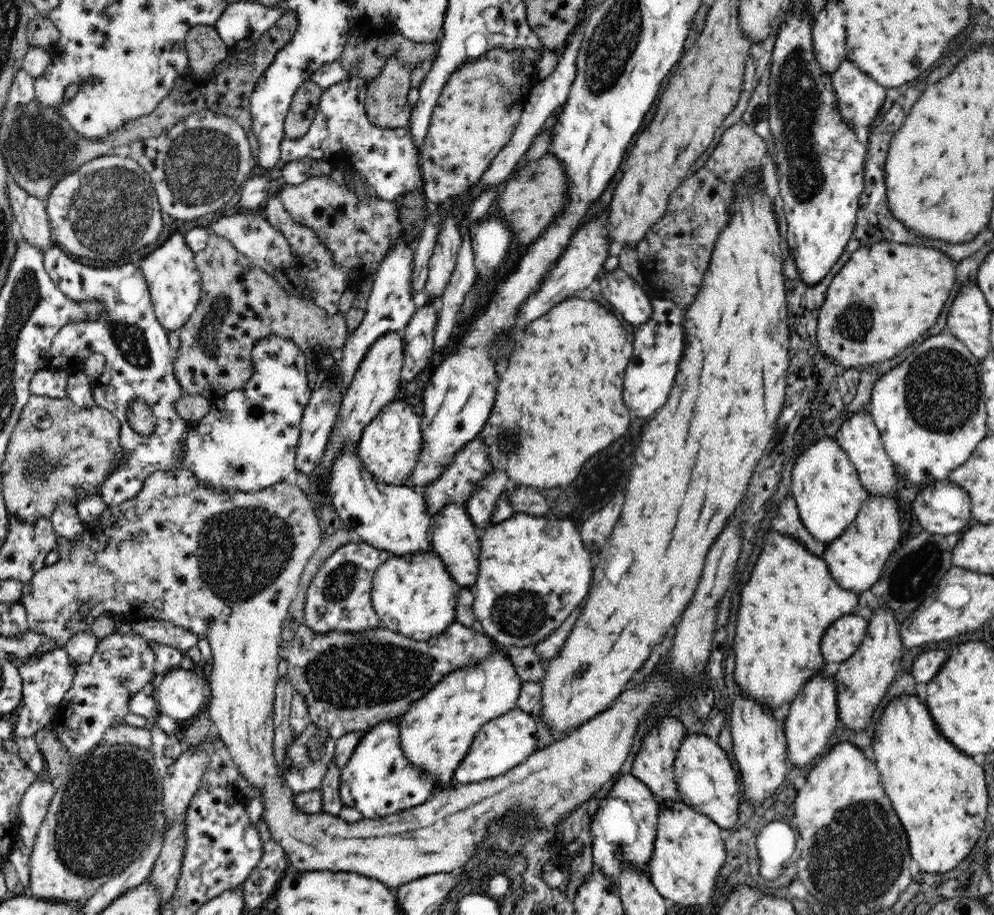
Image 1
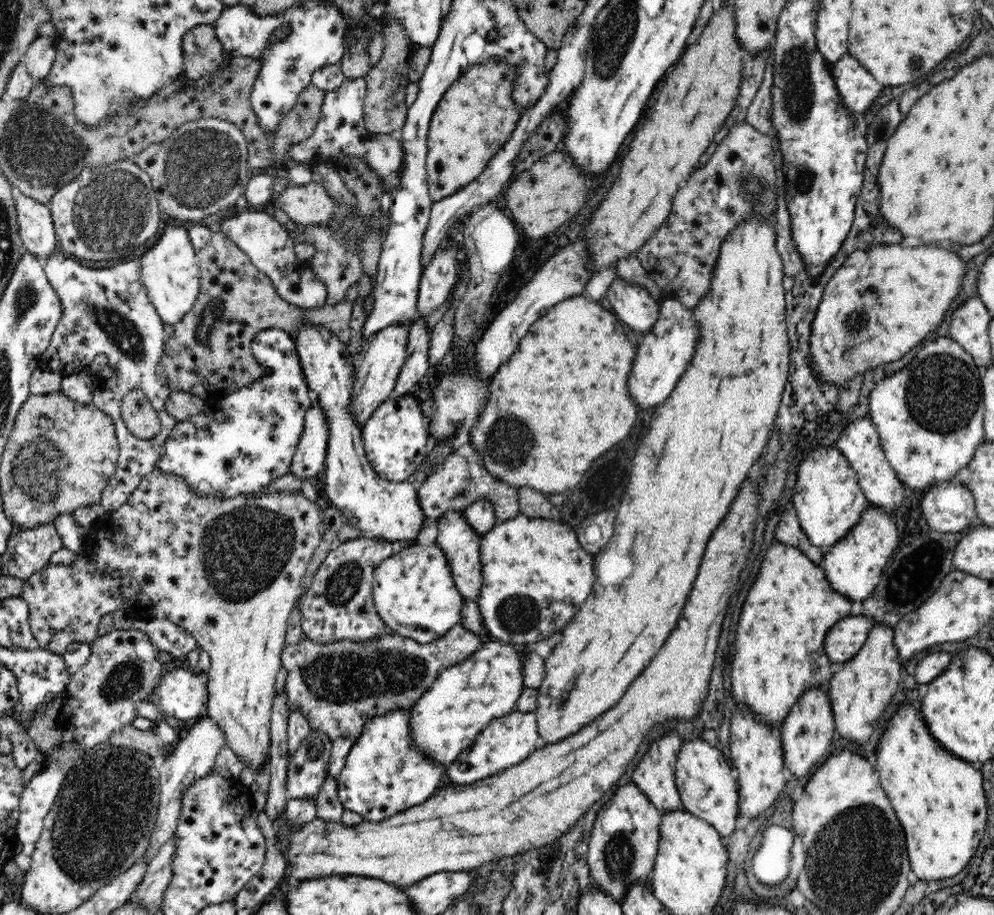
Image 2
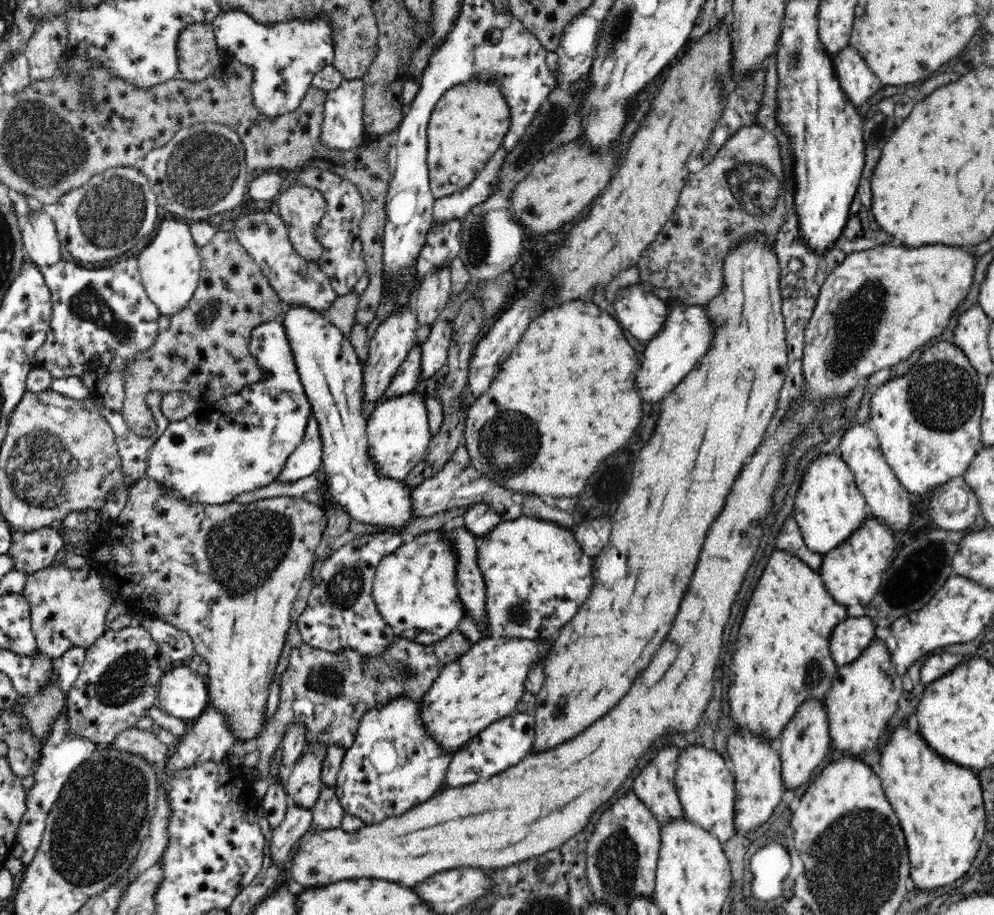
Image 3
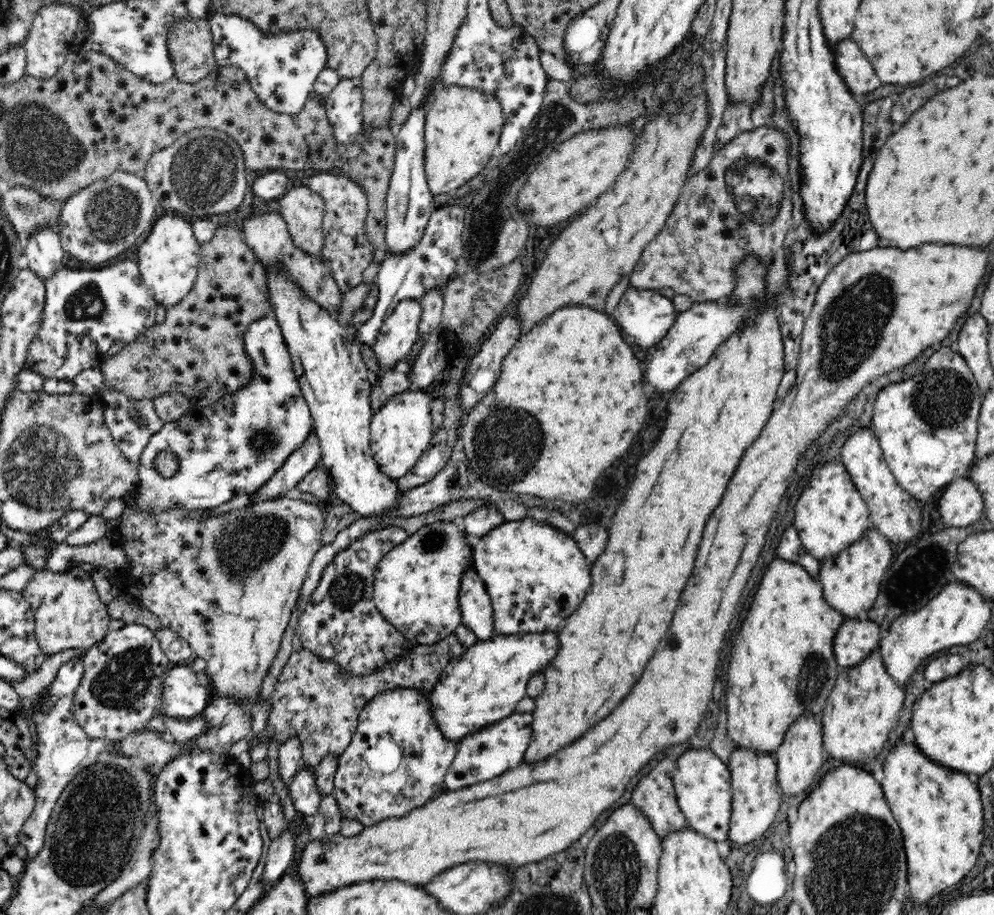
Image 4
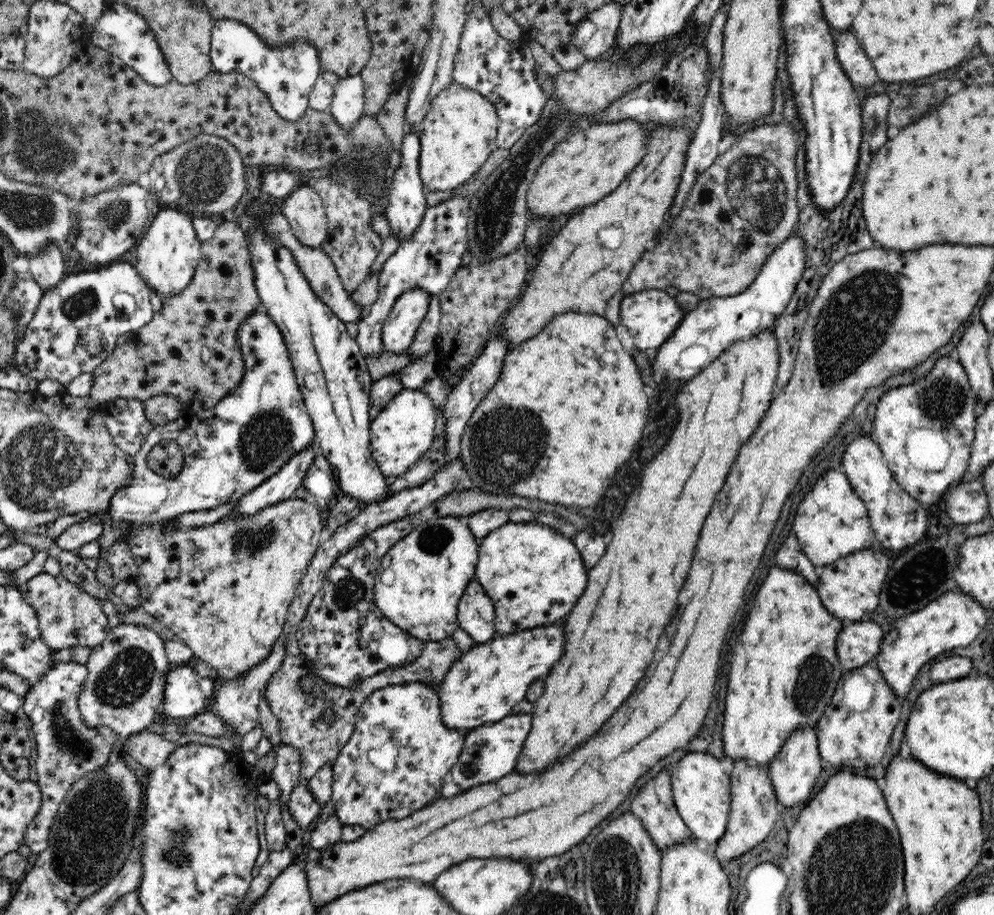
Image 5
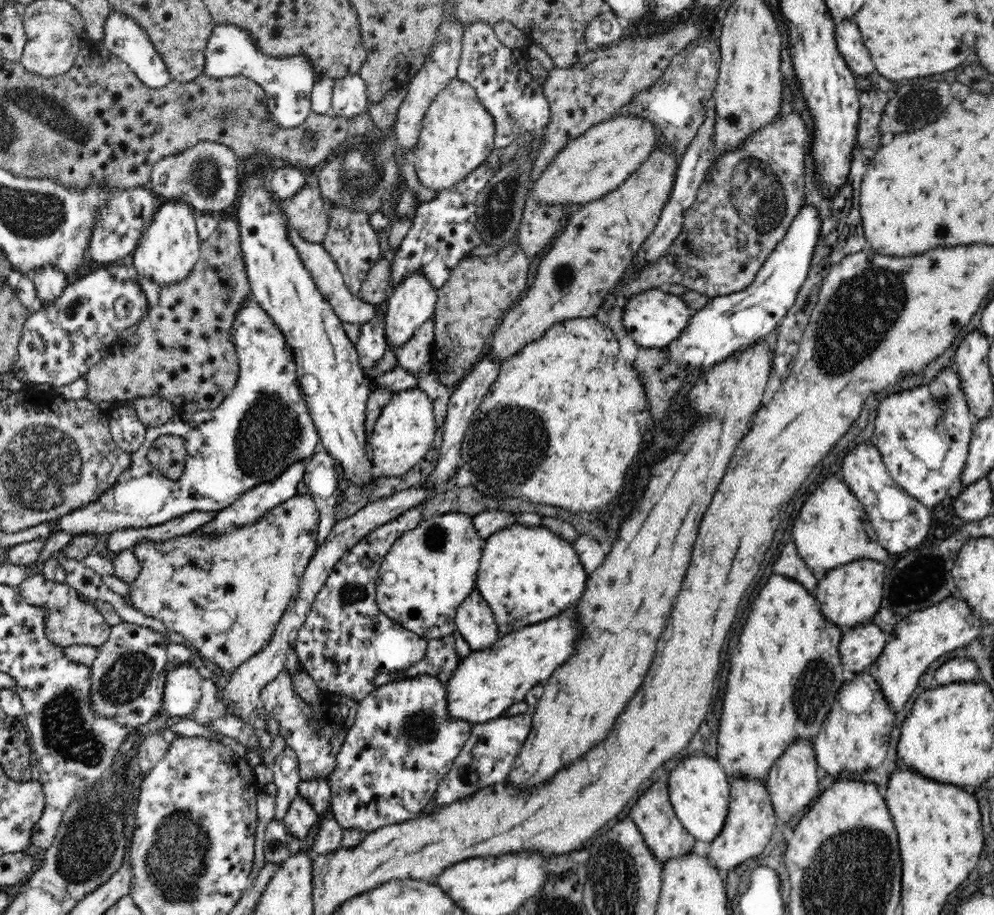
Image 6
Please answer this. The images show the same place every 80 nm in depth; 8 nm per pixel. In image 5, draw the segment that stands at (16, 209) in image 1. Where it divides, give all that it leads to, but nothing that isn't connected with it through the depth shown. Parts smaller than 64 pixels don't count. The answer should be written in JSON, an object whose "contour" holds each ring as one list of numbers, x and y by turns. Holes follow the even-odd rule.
{"contour":[[48,245,41,253,29,258,29,272,42,287,42,292,51,291,65,277,64,260,56,245]]}

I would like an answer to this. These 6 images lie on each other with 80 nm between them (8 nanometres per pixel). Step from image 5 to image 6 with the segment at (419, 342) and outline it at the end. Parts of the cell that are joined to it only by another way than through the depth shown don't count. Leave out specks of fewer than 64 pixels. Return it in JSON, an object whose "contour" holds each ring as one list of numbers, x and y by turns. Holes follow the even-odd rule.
{"contour":[[430,317,414,330,414,334,400,348,392,348,391,351,395,356,395,366,414,373,416,386,430,397,436,425,443,430,451,391,436,379,432,371,433,336,434,319]]}

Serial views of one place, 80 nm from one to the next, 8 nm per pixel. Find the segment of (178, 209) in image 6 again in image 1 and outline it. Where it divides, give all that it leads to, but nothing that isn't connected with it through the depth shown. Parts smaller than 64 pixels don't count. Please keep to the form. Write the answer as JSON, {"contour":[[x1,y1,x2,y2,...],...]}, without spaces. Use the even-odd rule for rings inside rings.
{"contour":[[180,231,172,233,138,267,146,279,155,316,160,324,167,331,182,328,201,297,201,274,195,263,195,252,188,246,185,235]]}

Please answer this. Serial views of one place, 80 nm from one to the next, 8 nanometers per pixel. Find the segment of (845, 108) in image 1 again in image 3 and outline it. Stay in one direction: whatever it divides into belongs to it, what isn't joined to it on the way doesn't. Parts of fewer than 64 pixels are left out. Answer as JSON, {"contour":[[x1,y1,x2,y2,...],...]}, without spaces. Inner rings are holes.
{"contour":[[844,46,832,59,835,75,856,108,862,106,868,98,876,97,876,92,883,84,880,84,880,80,864,64,864,58,858,54,856,48]]}

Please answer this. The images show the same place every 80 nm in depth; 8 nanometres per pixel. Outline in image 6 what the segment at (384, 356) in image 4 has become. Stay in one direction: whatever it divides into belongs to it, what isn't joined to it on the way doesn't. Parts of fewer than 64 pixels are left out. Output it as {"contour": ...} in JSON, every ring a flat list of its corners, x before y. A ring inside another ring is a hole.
{"contour":[[417,270,410,272,398,286,391,288,386,300,385,334,391,340,392,348,400,348,414,334,414,330,433,316,437,300,437,288]]}

